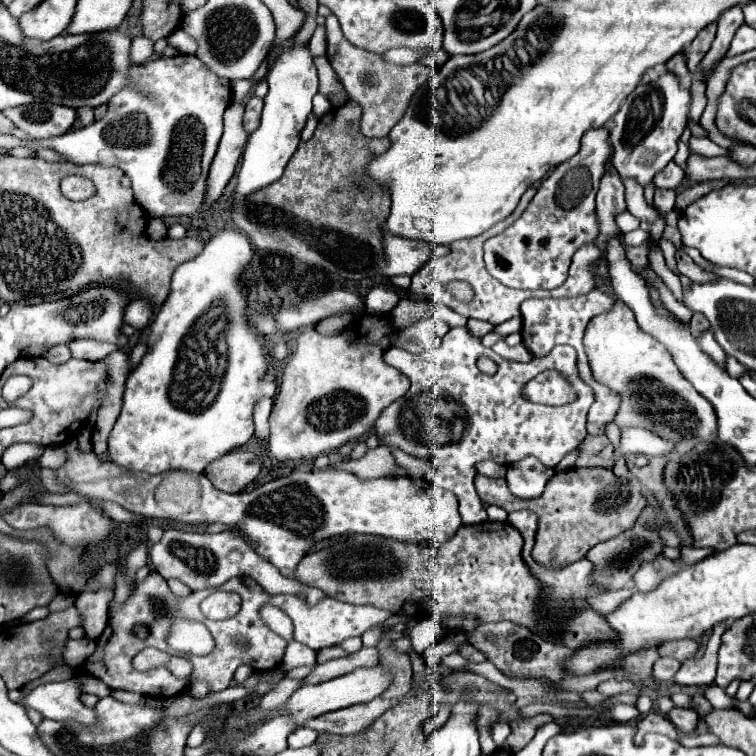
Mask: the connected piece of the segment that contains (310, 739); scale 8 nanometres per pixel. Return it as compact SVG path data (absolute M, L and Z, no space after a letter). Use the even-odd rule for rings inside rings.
M296 728L296 732L292 732L292 736L288 736L288 746L290 748L304 748L314 744L318 738L318 734L310 728Z

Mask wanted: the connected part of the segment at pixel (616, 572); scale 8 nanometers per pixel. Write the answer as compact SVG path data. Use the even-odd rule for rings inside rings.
M644 508L642 516L638 518L636 526L632 530L626 530L618 534L616 538L608 542L600 542L588 552L588 560L594 564L594 580L602 590L620 590L624 584L632 580L632 574L638 570L640 562L644 560L654 560L656 554L660 554L664 542L656 538L654 532L646 528L646 524L658 524L658 512L654 508Z

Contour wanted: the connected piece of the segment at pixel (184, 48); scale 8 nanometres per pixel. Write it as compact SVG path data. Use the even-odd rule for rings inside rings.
M180 28L168 36L168 44L174 46L174 48L178 48L178 50L184 52L184 54L194 54L194 52L196 52L196 42L194 42L194 38L190 38L190 36L188 36L186 32L182 32Z

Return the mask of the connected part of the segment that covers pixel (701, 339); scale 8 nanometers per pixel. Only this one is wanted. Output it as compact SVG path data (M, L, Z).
M706 330L706 332L702 332L698 338L698 344L700 344L700 348L708 354L708 356L712 356L712 360L716 360L716 364L720 364L720 366L724 366L724 360L726 360L726 354L722 352L722 348L720 348L720 344L716 344L716 340L714 340L714 336L712 336L712 332L710 330Z

